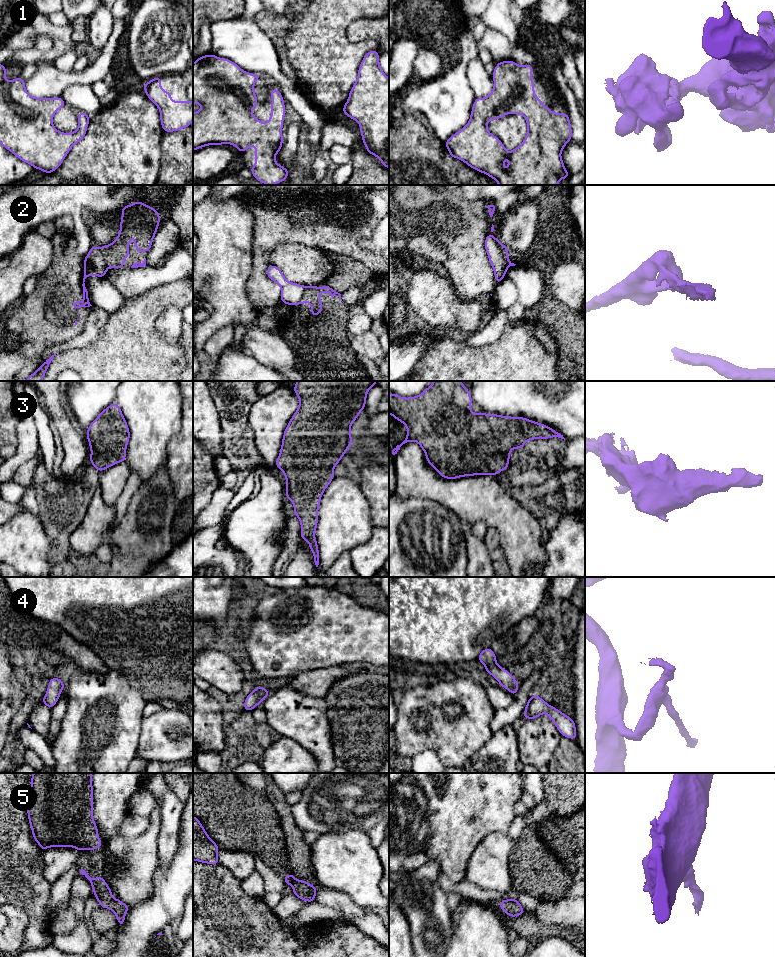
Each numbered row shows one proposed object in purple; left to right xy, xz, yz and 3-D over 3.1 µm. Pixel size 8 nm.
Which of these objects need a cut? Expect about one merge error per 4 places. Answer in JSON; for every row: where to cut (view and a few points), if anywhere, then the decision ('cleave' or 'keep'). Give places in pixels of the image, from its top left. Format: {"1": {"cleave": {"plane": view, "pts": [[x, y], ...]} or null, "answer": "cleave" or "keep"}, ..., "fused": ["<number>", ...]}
{"1": {"cleave": null, "answer": "keep"}, "2": {"cleave": {"plane": "yz", "pts": [[498, 241], [507, 267]]}, "answer": "cleave"}, "3": {"cleave": null, "answer": "keep"}, "4": {"cleave": null, "answer": "keep"}, "5": {"cleave": null, "answer": "keep"}, "fused": ["2"]}

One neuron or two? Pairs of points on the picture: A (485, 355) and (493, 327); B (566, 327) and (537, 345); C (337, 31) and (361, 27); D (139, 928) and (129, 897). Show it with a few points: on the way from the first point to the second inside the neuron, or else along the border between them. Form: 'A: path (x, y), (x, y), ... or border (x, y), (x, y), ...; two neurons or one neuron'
A: border (504, 327), (492, 342), (476, 346), (465, 343); two neurons
B: border (553, 335), (557, 346), (557, 358); two neurons
C: border (368, 17), (350, 24), (347, 38), (351, 42); two neurons
D: border (152, 893), (147, 899), (130, 906); two neurons

